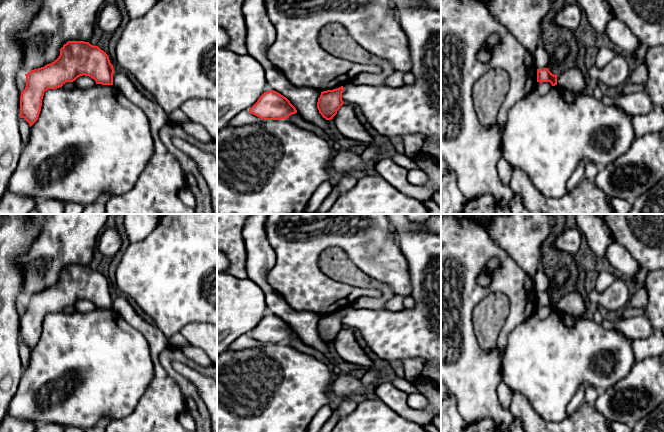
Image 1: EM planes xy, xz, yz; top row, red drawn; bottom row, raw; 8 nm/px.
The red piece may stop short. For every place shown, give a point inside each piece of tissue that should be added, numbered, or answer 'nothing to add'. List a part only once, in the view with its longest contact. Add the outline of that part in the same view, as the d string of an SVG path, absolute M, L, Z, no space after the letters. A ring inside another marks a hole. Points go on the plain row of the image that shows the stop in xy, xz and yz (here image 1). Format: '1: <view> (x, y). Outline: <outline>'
nothing to add

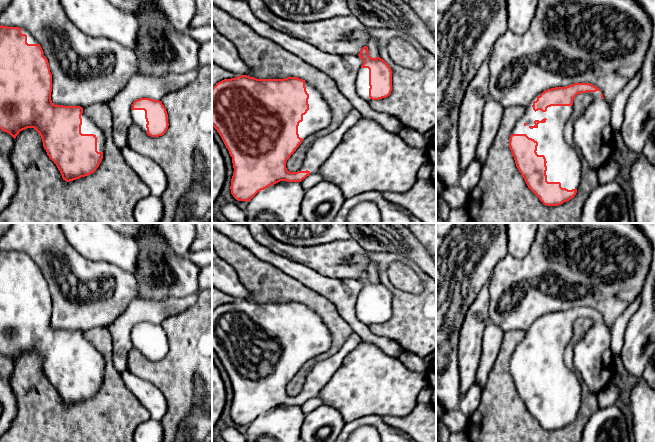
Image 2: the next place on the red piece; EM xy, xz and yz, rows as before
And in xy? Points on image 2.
1: xy (88, 350). Outline: M84 335L81 339L81 342L81 357L94 358L97 361L97 375L103 376L105 369L105 361L102 354L95 349L95 347L84 337Z

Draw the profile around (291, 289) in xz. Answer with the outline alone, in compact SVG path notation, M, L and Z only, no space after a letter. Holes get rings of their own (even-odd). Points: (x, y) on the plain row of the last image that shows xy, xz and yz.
M213 227L212 247L238 273L241 283L251 293L247 300L257 303L297 301L314 310L328 326L332 334L330 349L306 361L286 386L288 395L299 395L314 364L335 355L349 336L353 334L352 328L339 315L336 307L327 298L280 269L257 258L248 249L221 234Z

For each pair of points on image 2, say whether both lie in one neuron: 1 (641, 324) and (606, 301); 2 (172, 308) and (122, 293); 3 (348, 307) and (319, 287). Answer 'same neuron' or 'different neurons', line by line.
1: different neurons
2: different neurons
3: same neuron

